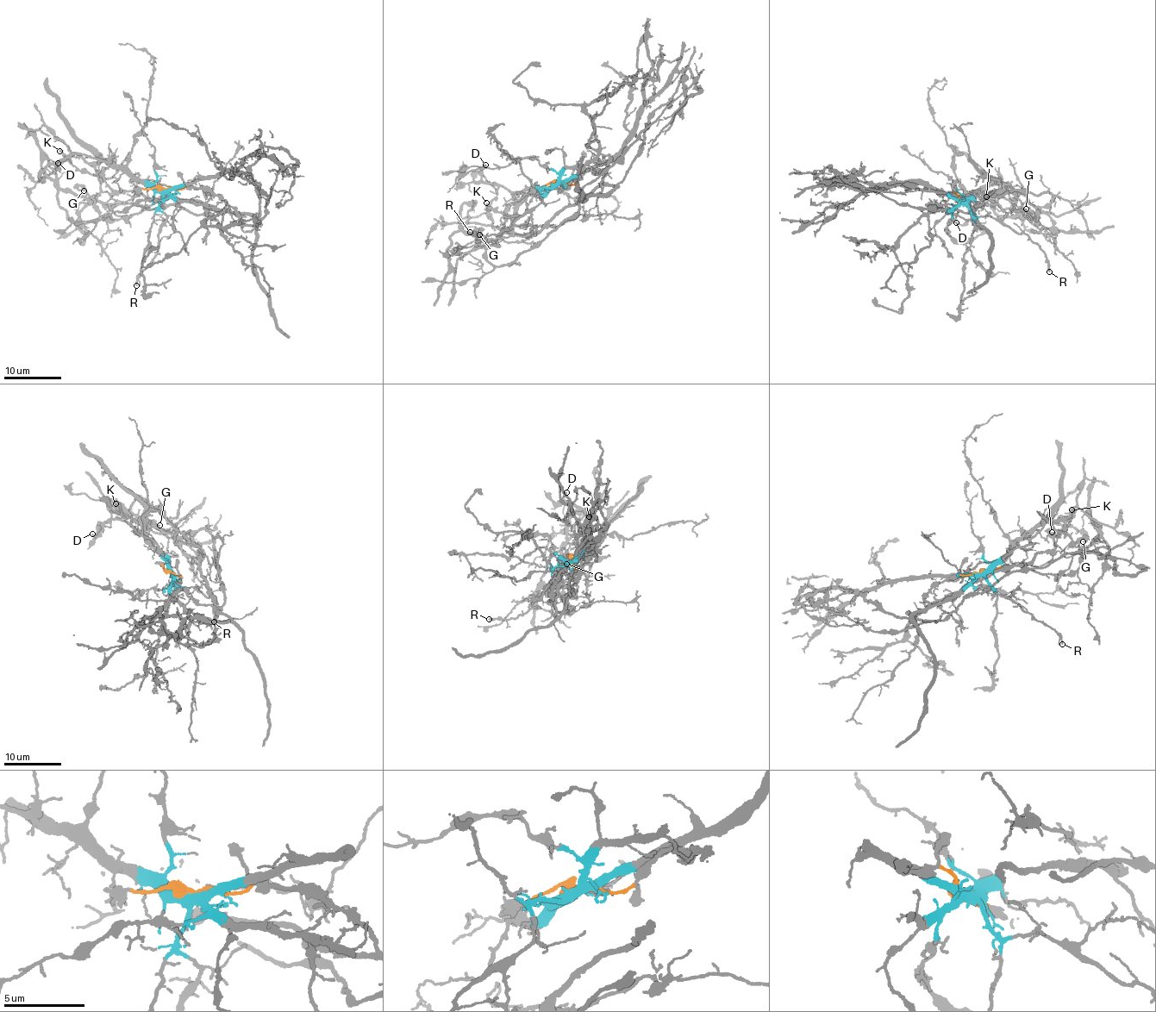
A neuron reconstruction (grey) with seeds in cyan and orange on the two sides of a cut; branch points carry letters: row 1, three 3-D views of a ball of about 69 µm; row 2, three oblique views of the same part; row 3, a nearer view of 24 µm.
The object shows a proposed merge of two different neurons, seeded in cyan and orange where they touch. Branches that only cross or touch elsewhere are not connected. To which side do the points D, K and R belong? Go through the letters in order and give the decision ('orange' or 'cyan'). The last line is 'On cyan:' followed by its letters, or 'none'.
D: cyan
K: orange
R: cyan
On cyan: D, R

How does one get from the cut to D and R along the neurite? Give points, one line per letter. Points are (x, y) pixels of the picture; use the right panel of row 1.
D: (962, 202), (975, 200), (974, 196), (971, 194), (968, 201), (971, 217), (962, 224), (956, 221)
R: (962, 202), (976, 217), (987, 215), (999, 219), (1017, 233), (1025, 234), (1045, 252), (1049, 271)

